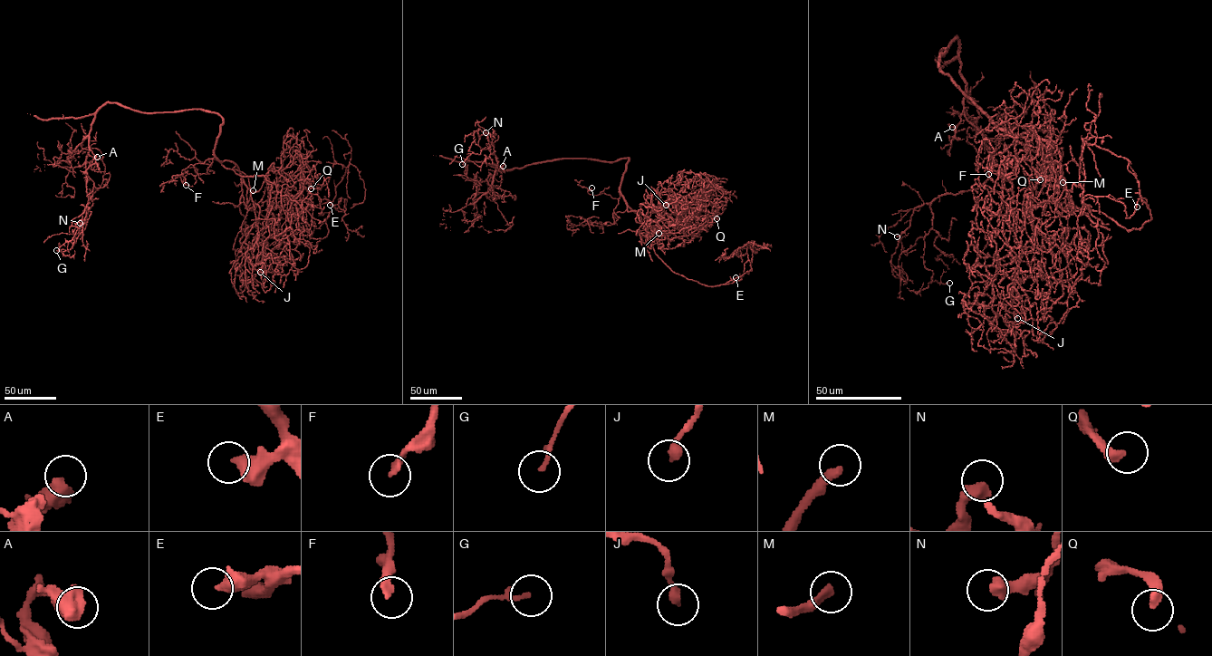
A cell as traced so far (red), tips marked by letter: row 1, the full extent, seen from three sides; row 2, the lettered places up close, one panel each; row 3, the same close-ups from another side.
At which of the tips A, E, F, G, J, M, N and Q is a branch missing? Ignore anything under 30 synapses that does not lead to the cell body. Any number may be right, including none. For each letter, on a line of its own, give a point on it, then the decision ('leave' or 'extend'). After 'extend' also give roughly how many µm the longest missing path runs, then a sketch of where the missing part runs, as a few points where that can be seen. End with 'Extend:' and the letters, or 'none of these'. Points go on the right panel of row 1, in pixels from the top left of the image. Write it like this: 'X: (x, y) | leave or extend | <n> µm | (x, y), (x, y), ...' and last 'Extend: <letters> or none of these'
A: (952, 127) | extend | 70 µm | (952, 127), (905, 158), (911, 166), (911, 180), (902, 204)
E: (1137, 207) | extend | 70 µm | (1137, 207), (1142, 220), (1123, 206), (1112, 206), (1116, 221), (1113, 238), (1114, 235), (1119, 238)
F: (988, 174) | extend | 60 µm | (988, 174), (981, 188), (985, 199), (974, 202), (969, 207), (969, 215), (980, 226)
G: (949, 283) | leave
J: (1017, 318) | leave
M: (1062, 182) | extend | 110 µm | (1062, 182), (1056, 142), (1062, 134), (1046, 125), (1055, 119), (1076, 125), (1055, 111), (1048, 114), (1048, 105)
N: (897, 236) | leave
Q: (1040, 179) | leave
Extend: A, E, F, M

